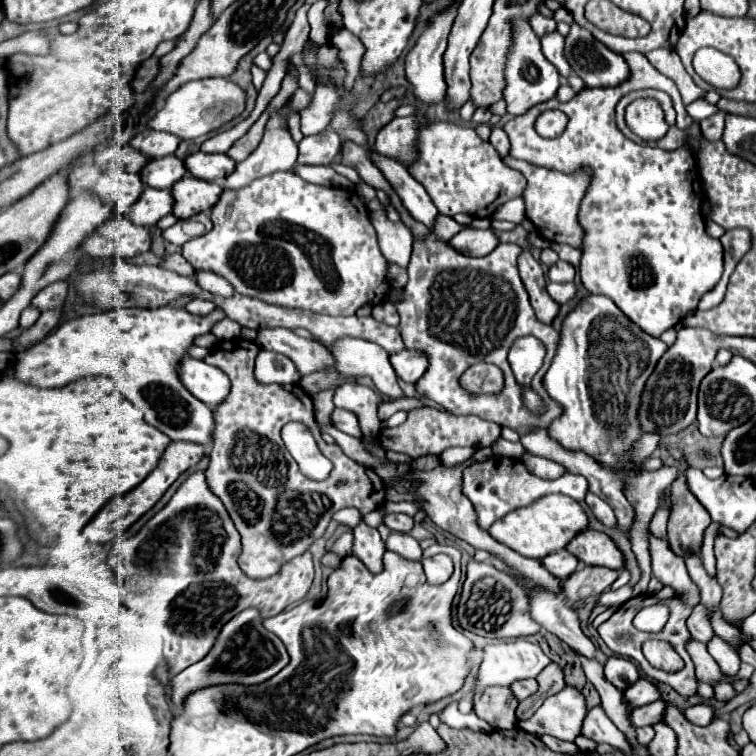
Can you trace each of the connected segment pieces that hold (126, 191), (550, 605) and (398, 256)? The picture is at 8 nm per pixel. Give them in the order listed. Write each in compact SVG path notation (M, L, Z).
M112 170L100 176L94 192L108 202L116 212L126 212L142 194L144 182L140 174L130 174L124 170Z
M530 594L530 614L542 628L564 640L576 654L598 660L596 646L582 632L576 612L564 602L564 598L552 598L552 594Z
M374 198L368 202L370 220L378 232L378 242L382 248L382 254L388 262L406 268L410 254L412 254L412 232L404 222L390 222L386 218L386 206Z

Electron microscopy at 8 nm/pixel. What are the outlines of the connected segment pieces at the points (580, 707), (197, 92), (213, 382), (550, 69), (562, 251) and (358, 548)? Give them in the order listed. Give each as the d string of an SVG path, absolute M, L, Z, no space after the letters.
M566 686L558 694L550 696L530 720L518 722L518 726L536 736L550 734L558 740L574 742L582 734L584 718L586 718L584 694L574 686Z
M208 78L208 80L194 80L188 82L184 88L178 88L170 94L164 106L148 124L154 130L168 130L182 140L192 140L205 134L218 131L224 124L238 118L246 108L246 92L226 78Z
M194 358L184 360L180 364L180 378L182 378L184 386L196 398L200 398L204 404L208 404L212 408L220 406L230 392L228 376L222 370L208 366L202 360L194 360Z
M516 20L516 42L512 46L512 54L508 58L506 66L506 82L508 86L504 88L504 100L506 100L506 110L512 116L520 116L528 112L532 106L542 104L550 98L556 96L556 90L560 86L560 76L556 68L544 58L540 50L540 38L534 34L534 30L526 24Z
M551 243L550 248L558 253L561 260L567 261L574 267L578 267L581 260L581 250L577 248L572 248L571 246L565 244Z
M362 520L353 528L352 533L354 536L352 553L364 562L364 566L372 574L378 574L382 570L382 554L386 551L385 542L378 530L366 526Z

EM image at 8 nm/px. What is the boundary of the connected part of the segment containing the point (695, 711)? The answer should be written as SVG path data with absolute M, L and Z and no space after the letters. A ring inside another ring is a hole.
M696 704L696 706L688 708L684 712L684 716L688 720L692 720L694 724L698 724L698 726L708 726L716 718L716 710L712 706L708 706L708 704Z

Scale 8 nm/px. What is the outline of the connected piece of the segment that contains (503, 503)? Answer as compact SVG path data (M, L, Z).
M490 456L484 462L474 462L472 466L468 466L464 470L464 482L462 482L462 492L464 496L468 496L468 500L474 504L474 510L478 514L478 522L480 526L484 526L486 530L500 518L504 518L508 512L528 506L532 502L536 502L538 498L546 496L546 494L566 494L578 502L584 500L584 494L588 492L588 482L584 478L580 478L578 474L562 474L556 480L542 480L538 476L534 476L522 460L514 458L514 462L506 456Z

